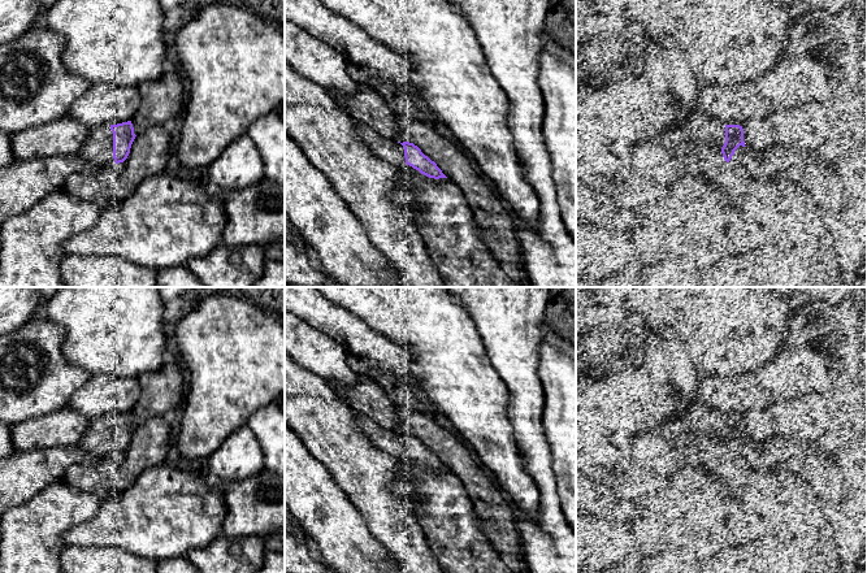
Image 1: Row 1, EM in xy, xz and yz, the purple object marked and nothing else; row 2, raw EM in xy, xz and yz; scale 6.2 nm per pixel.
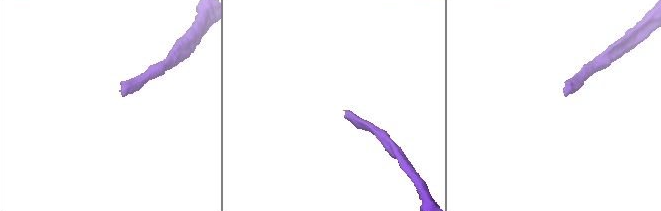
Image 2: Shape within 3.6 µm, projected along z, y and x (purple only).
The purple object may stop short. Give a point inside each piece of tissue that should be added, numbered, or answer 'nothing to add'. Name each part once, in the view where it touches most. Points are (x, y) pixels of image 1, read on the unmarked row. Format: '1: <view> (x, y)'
1: xy (98, 441)

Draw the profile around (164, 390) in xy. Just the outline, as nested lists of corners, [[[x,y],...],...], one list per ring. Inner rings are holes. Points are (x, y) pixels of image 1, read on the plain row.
[[[181,363],[164,364],[159,370],[143,373],[136,379],[142,391],[130,411],[135,426],[181,408],[187,387],[187,374]]]

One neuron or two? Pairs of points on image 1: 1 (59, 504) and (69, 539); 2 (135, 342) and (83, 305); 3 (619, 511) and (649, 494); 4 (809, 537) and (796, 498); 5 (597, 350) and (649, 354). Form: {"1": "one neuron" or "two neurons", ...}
{"1": "two neurons", "2": "one neuron", "3": "two neurons", "4": "one neuron", "5": "one neuron"}

